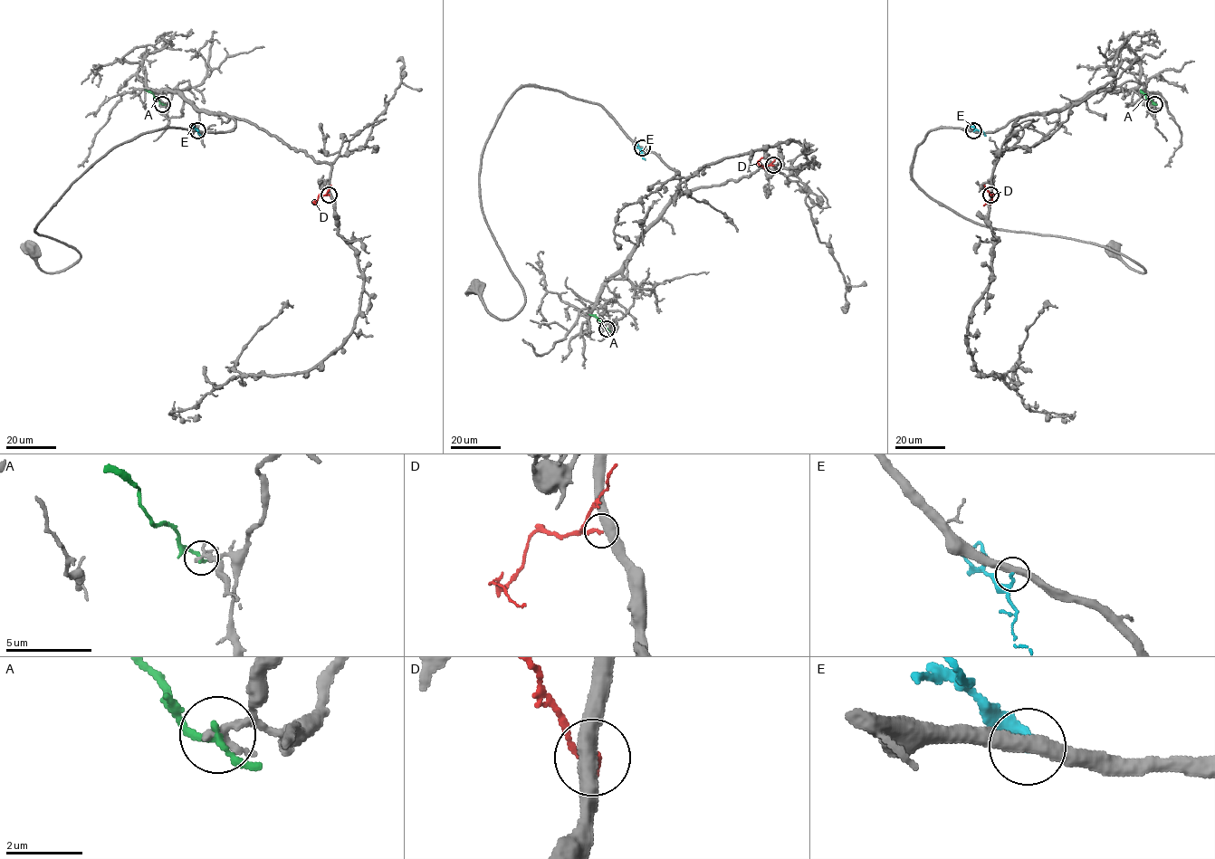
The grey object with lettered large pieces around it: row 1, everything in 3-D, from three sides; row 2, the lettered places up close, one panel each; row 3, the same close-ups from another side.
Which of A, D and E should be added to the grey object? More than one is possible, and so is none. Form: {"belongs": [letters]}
{"belongs": []}

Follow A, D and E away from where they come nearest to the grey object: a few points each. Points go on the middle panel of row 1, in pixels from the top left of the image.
A: (607, 329), (589, 314)
D: (773, 165), (760, 165), (757, 162), (762, 157)
E: (642, 148), (645, 160)

